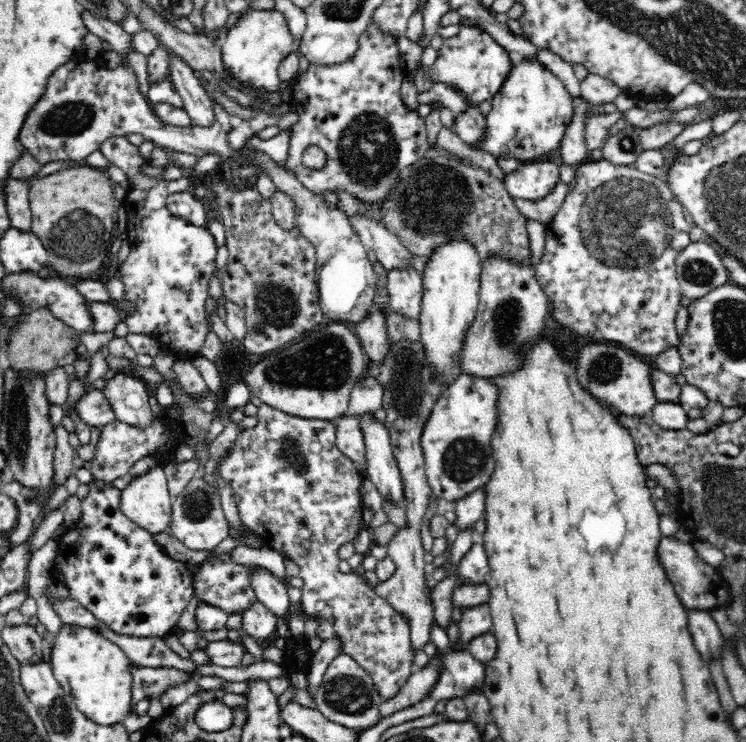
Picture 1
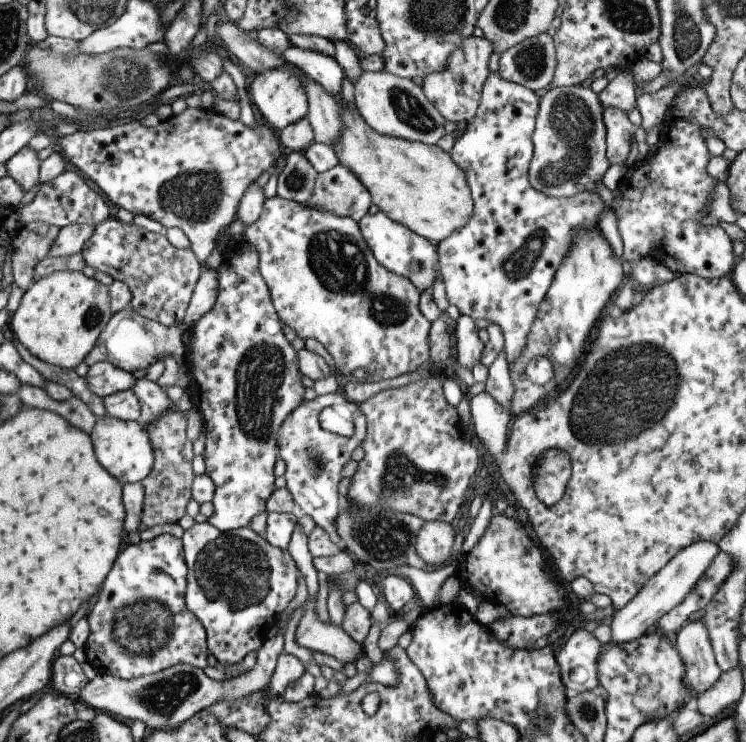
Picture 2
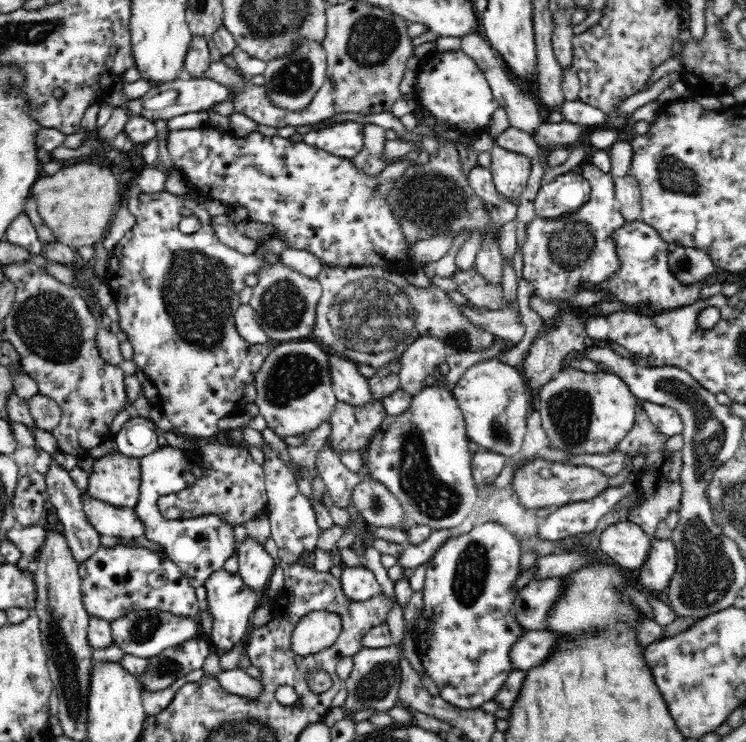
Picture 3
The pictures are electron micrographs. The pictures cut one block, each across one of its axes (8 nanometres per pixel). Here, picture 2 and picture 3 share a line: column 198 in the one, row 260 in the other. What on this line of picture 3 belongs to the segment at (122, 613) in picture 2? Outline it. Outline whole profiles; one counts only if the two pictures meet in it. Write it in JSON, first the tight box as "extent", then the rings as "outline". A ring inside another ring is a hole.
{"extent":[581,220,717,315],"outline":[[[626,220],[622,228],[612,232],[612,239],[616,245],[616,255],[620,258],[620,268],[610,274],[606,282],[600,284],[591,284],[591,282],[582,282],[581,290],[599,291],[605,289],[611,296],[606,301],[618,300],[620,302],[632,305],[634,303],[644,304],[644,301],[651,304],[648,315],[655,315],[668,309],[688,306],[694,304],[700,296],[700,290],[703,286],[716,283],[717,274],[714,273],[707,281],[699,282],[694,285],[684,285],[678,281],[674,274],[668,268],[668,242],[648,226],[643,220]]]}

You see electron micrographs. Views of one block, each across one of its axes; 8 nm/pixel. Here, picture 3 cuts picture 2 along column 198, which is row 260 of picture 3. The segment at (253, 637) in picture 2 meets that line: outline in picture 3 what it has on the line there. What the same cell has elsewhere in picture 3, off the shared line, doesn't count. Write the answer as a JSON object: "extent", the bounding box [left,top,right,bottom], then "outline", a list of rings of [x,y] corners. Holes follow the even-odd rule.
{"extent":[523,161,626,300],"outline":[[[591,161],[584,162],[579,171],[588,180],[591,186],[590,198],[584,206],[574,214],[562,214],[562,217],[539,218],[528,222],[526,226],[526,238],[523,247],[523,278],[532,286],[533,296],[544,300],[568,300],[572,294],[580,292],[582,282],[600,284],[610,278],[620,268],[620,258],[616,255],[616,245],[612,239],[612,232],[624,226],[626,219],[619,212],[618,201],[615,199],[615,184],[611,173],[602,172]]]}

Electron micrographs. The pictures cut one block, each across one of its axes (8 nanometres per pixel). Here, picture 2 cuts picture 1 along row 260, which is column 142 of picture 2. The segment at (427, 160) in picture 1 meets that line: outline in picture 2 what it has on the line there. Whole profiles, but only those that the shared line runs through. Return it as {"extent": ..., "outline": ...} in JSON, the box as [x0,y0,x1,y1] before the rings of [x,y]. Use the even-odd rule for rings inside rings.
{"extent":[141,411,195,528],"outline":[[[170,411],[159,419],[155,419],[146,430],[154,449],[155,461],[150,474],[141,480],[145,490],[143,513],[141,516],[142,528],[156,525],[178,523],[186,514],[186,505],[193,499],[192,485],[195,479],[192,471],[192,443],[186,435],[187,413]]]}

